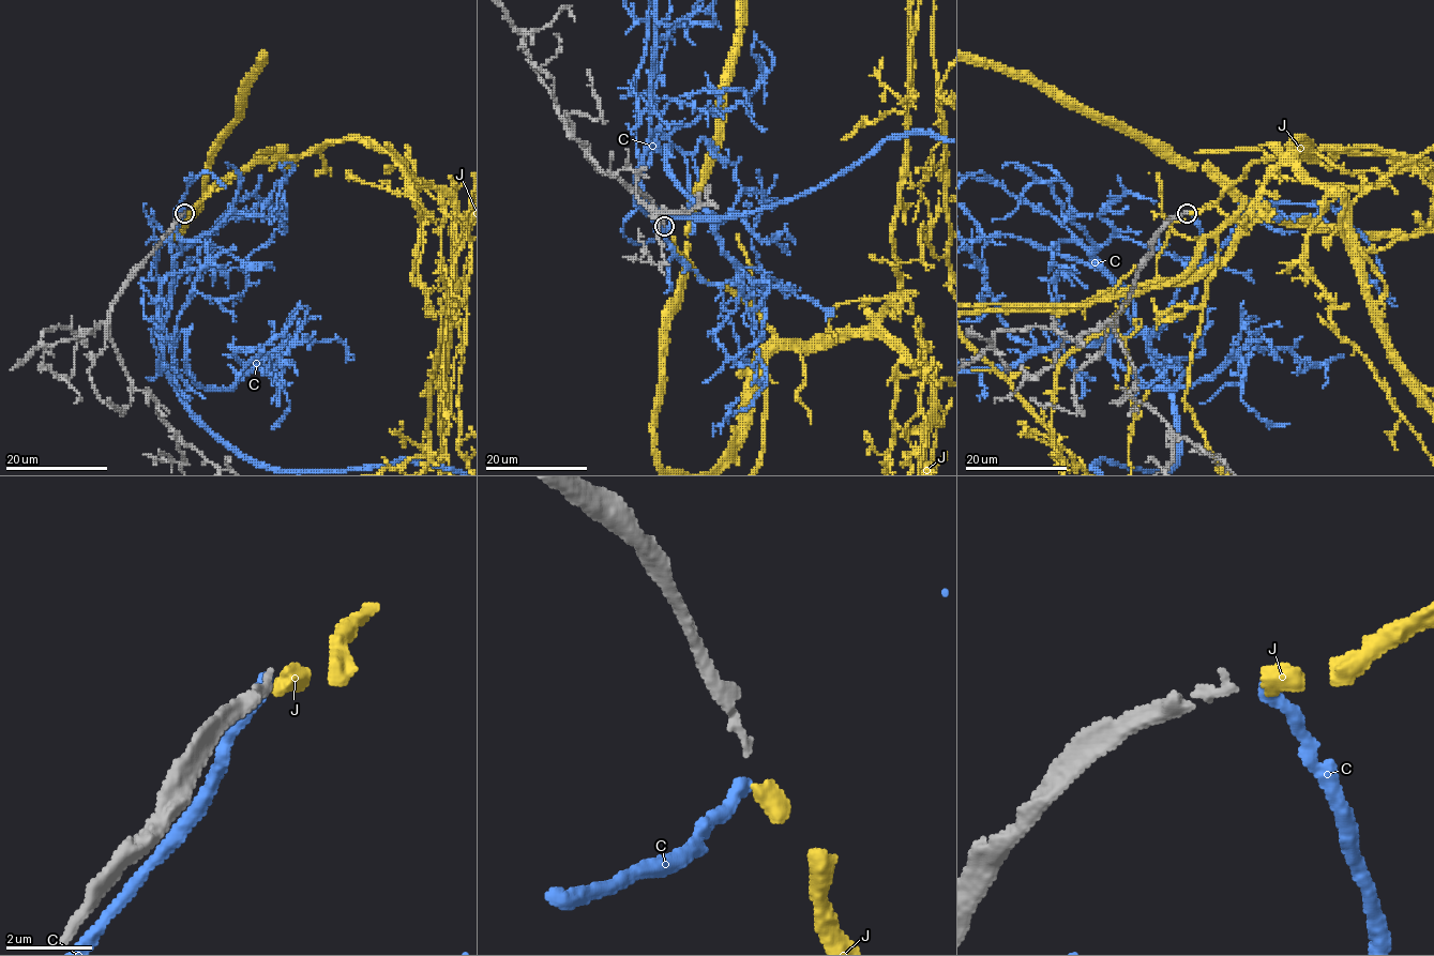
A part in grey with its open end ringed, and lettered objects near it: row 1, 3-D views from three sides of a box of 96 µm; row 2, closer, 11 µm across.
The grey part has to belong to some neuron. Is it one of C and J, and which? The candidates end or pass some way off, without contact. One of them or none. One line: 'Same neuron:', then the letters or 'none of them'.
Same neuron: J

